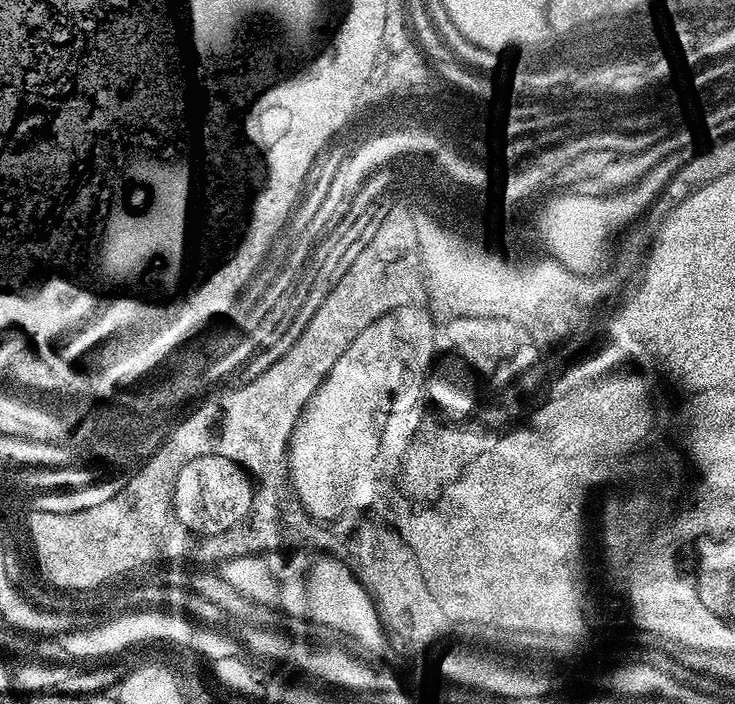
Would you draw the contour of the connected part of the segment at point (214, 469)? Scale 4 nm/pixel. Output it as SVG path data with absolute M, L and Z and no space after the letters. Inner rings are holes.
M203 456L183 466L177 483L172 484L169 507L172 517L195 543L226 539L226 531L238 532L238 521L254 503L254 484L249 473L230 458Z

